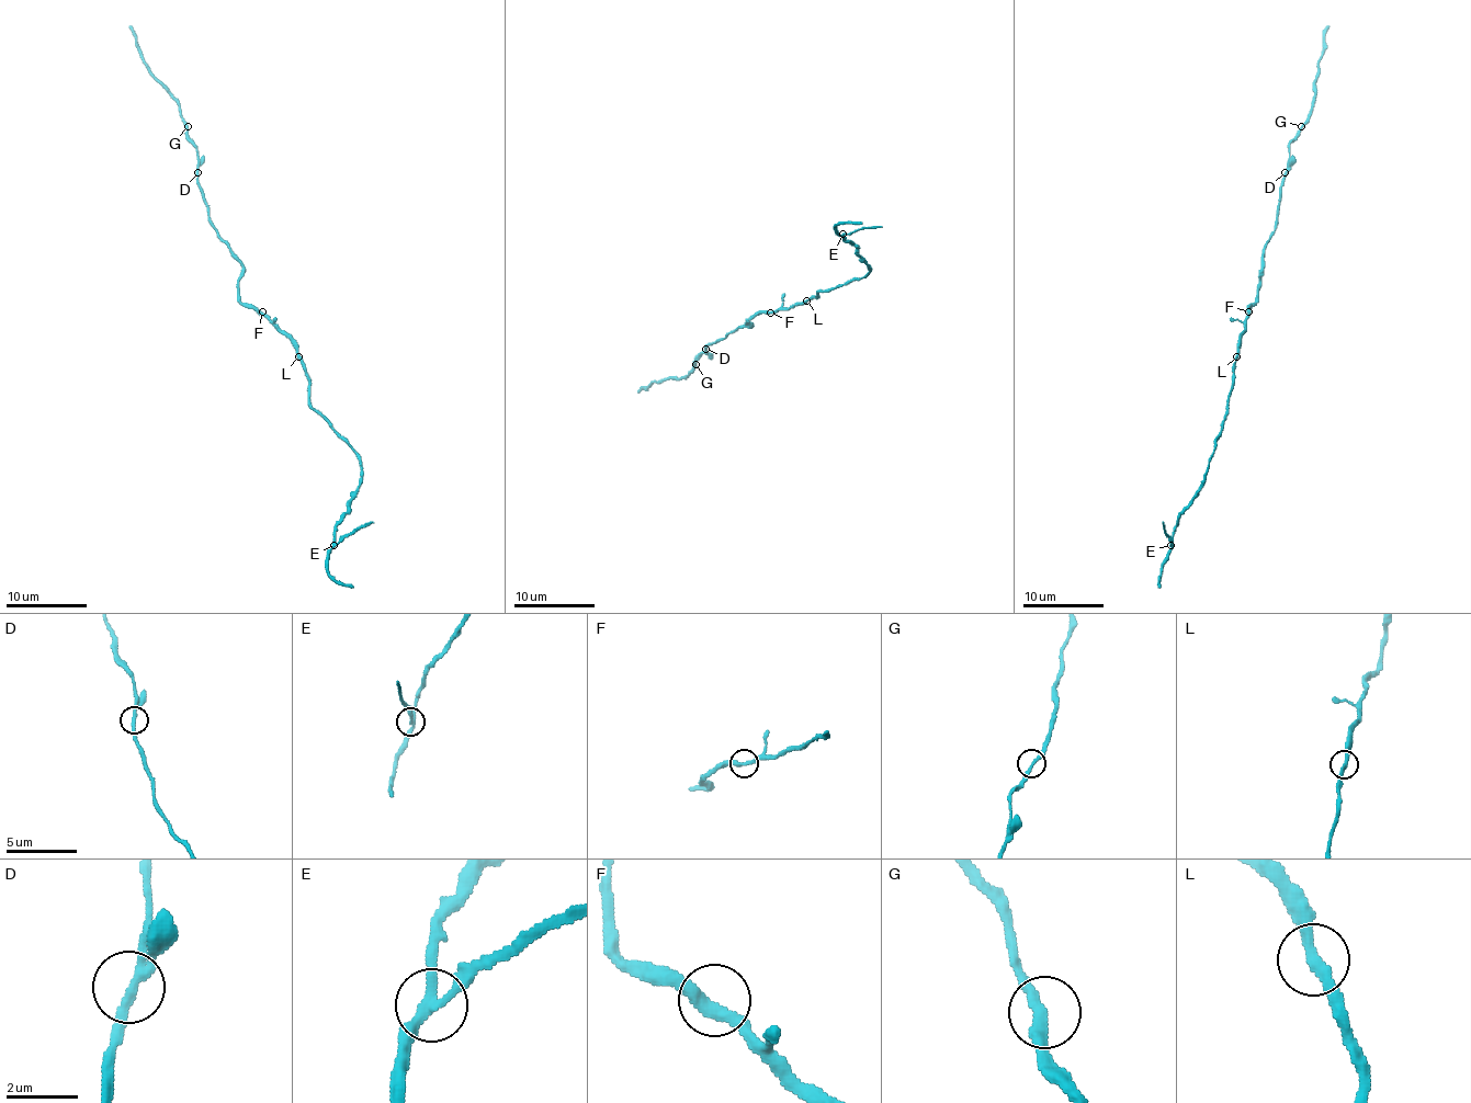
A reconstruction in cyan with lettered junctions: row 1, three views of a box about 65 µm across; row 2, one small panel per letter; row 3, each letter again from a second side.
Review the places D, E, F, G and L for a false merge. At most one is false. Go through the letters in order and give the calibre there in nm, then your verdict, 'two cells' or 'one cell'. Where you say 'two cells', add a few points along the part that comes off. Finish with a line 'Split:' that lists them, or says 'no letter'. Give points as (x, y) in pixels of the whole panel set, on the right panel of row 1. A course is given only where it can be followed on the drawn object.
D: calibre 280 nm; one cell
E: calibre 240 nm; two cells; course (1169, 545), (1162, 521)
F: calibre 320 nm; one cell
G: calibre 280 nm; one cell
L: calibre 260 nm; one cell
Split: E

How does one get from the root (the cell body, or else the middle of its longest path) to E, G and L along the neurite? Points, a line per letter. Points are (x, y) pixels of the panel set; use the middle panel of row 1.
E: (768, 313), (789, 310), (818, 292), (859, 280), (869, 270), (843, 234)
G: (768, 313), (756, 314), (746, 322), (750, 325), (712, 342), (696, 364)
L: (768, 313), (789, 310), (806, 300)

